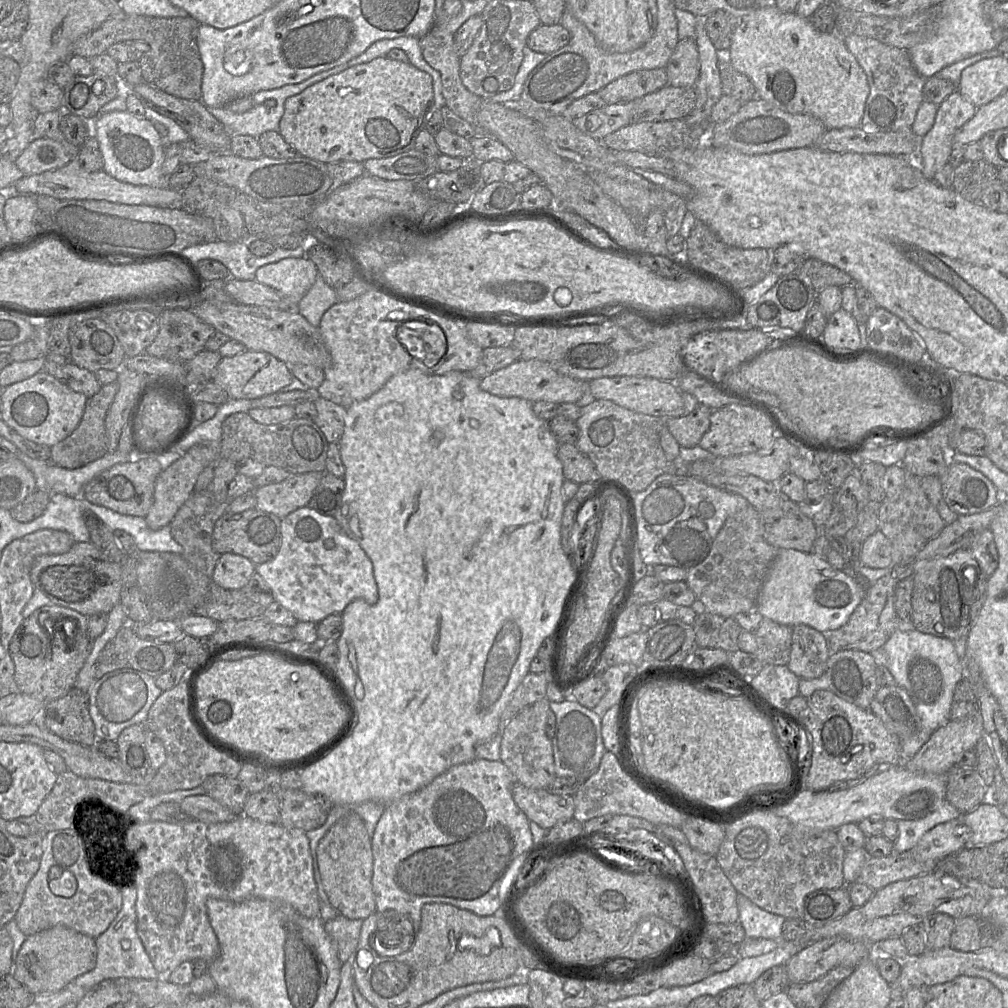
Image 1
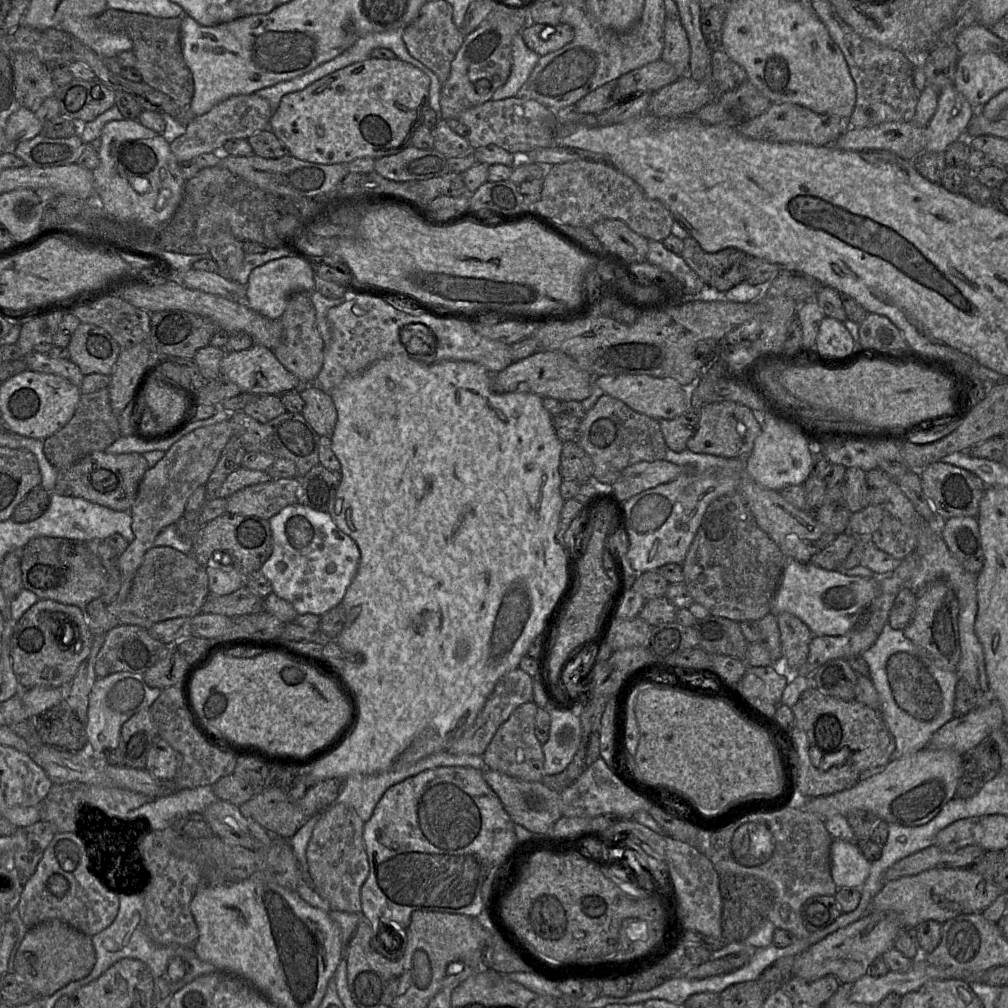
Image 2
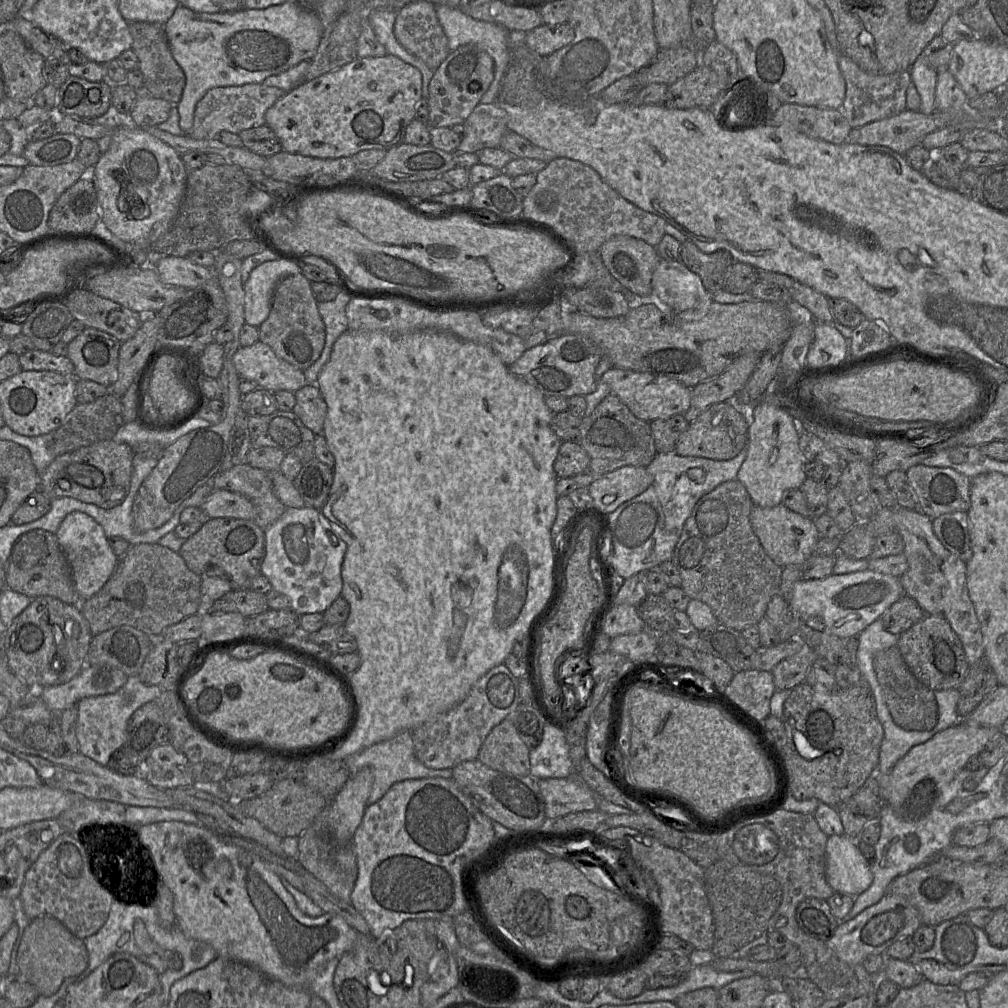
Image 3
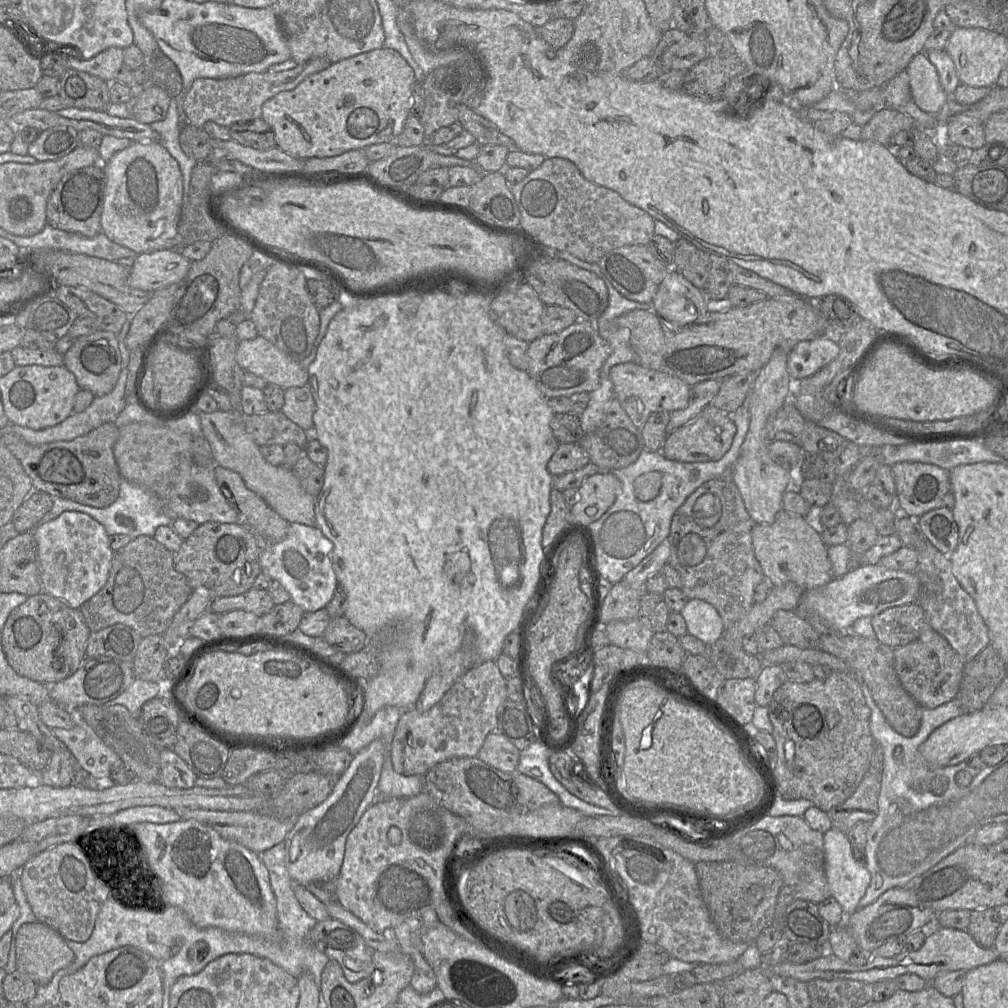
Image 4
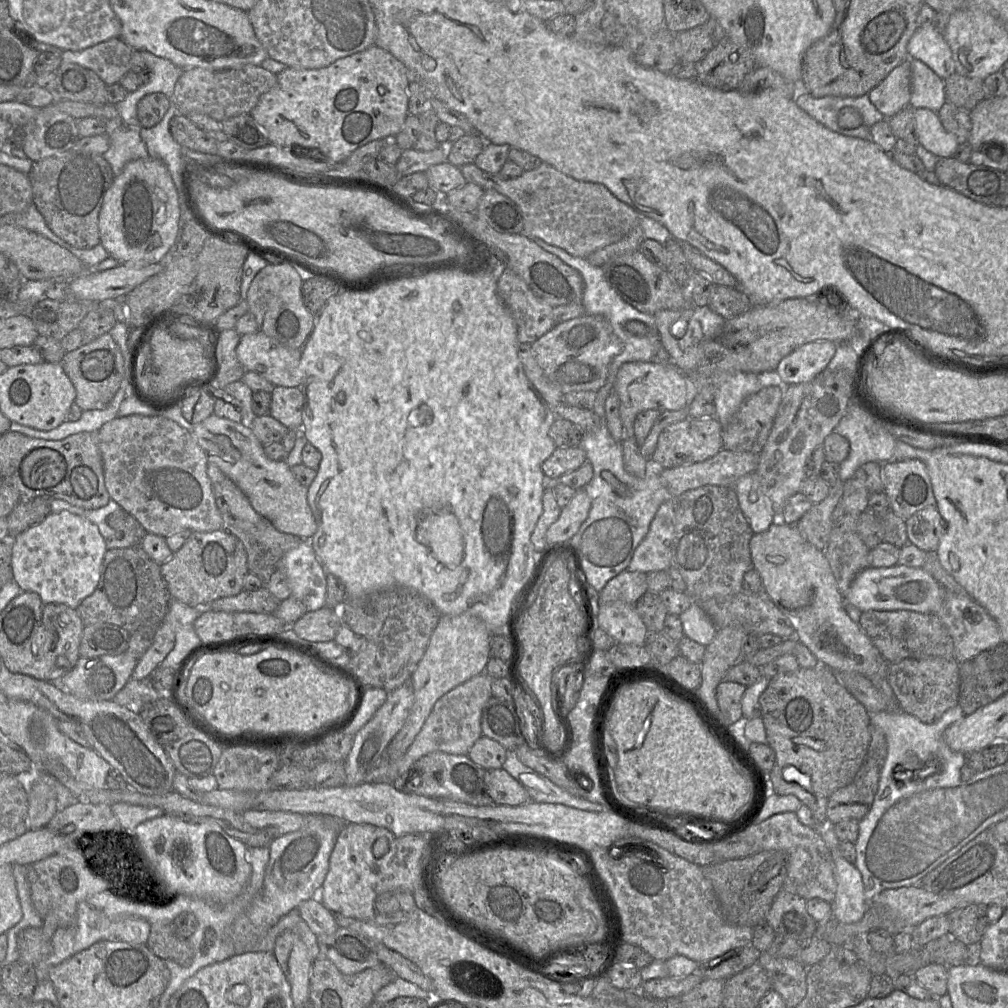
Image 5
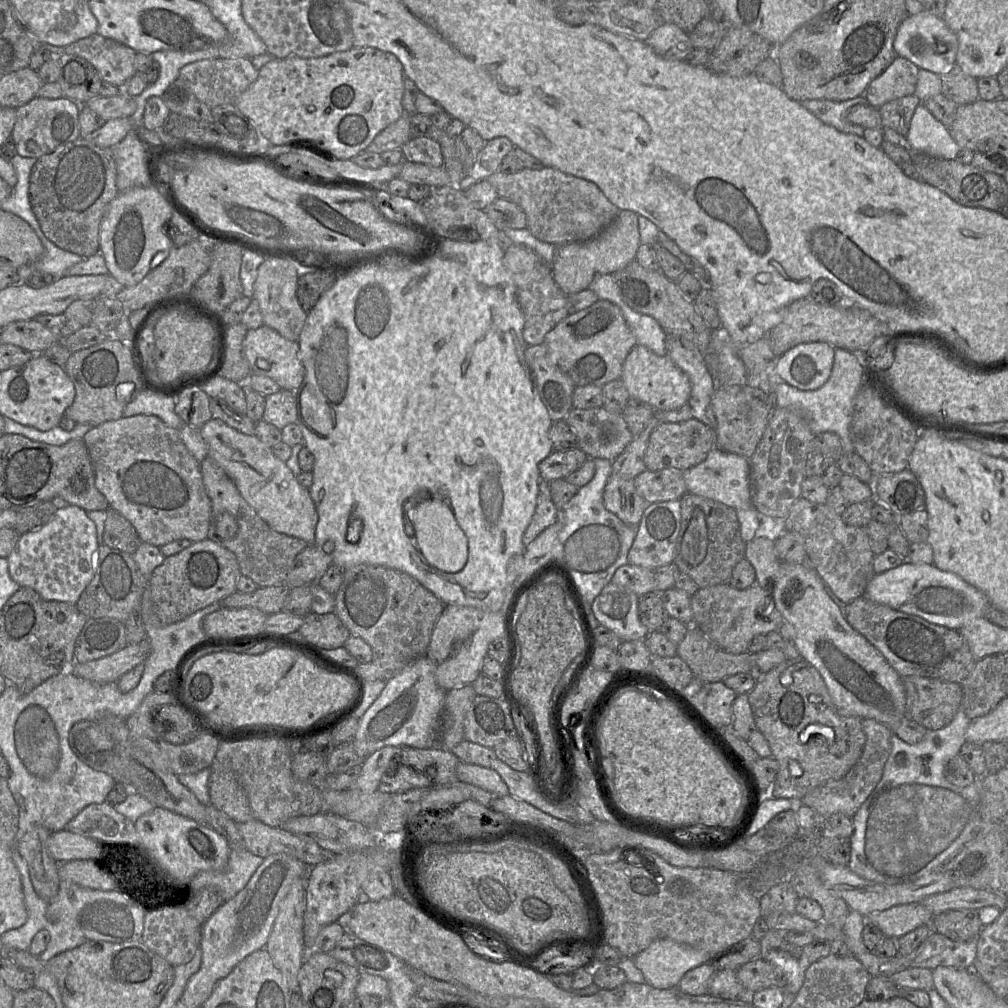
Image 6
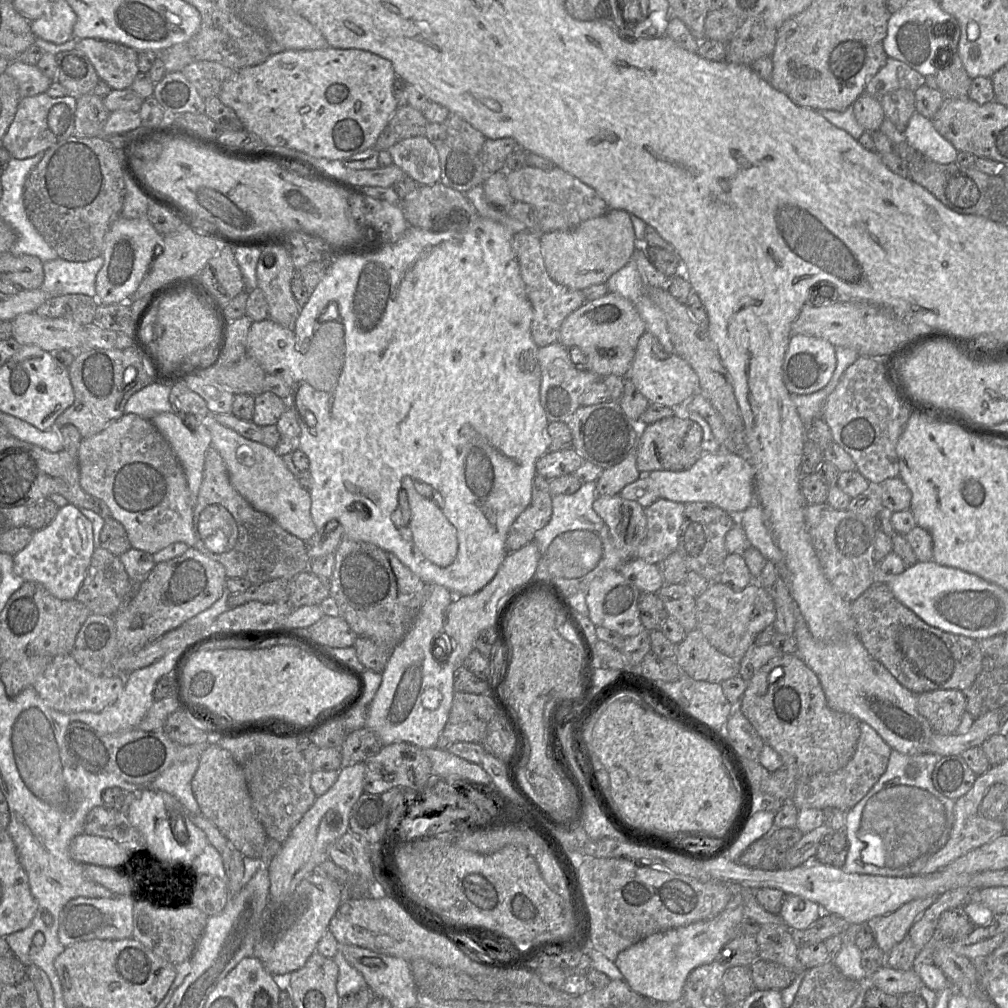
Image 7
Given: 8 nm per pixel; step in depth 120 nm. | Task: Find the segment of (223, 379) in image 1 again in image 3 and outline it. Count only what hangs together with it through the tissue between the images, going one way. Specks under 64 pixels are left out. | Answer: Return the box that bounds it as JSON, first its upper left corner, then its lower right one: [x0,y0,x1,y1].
[233,340,307,393]

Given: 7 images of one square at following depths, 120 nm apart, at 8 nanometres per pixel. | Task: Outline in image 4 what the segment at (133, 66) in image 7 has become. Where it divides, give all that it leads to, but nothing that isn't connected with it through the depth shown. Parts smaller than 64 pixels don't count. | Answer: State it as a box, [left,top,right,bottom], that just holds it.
[67,47,124,83]

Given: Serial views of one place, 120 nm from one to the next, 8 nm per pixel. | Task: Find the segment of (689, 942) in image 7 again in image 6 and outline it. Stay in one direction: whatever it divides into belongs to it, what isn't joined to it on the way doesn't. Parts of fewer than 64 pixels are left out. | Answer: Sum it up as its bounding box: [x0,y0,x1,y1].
[633,938,710,990]

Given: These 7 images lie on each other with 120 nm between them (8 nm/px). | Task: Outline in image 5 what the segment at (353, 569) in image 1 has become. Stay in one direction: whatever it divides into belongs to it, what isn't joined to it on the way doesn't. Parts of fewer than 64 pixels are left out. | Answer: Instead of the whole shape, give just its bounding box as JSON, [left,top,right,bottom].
[276,540,327,611]

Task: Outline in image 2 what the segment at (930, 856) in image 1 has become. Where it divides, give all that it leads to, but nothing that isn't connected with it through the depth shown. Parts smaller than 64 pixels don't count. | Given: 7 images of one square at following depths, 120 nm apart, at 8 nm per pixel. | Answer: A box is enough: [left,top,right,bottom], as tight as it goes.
[934,817,982,851]

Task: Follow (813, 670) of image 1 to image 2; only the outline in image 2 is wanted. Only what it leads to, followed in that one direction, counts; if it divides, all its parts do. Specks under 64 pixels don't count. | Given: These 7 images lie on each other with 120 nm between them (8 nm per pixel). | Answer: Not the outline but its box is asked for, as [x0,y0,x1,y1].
[776,612,814,673]

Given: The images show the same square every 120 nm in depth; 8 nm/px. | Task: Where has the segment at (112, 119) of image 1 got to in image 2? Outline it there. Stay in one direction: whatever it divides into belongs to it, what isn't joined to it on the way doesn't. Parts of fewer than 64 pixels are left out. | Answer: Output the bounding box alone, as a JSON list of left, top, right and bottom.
[92,119,186,228]

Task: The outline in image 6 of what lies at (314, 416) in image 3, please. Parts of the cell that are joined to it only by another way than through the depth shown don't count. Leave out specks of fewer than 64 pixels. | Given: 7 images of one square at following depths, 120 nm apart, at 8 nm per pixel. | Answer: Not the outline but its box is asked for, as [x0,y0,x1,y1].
[262,389,297,430]

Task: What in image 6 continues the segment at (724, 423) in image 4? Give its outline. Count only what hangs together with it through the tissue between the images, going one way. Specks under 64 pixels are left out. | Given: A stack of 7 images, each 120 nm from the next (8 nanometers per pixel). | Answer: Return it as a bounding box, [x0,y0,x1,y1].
[644,418,716,470]

